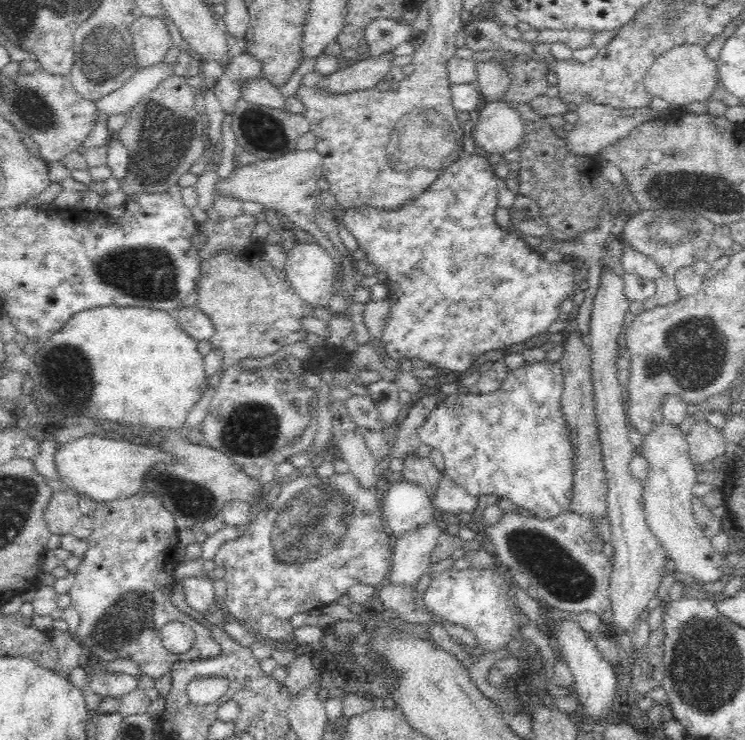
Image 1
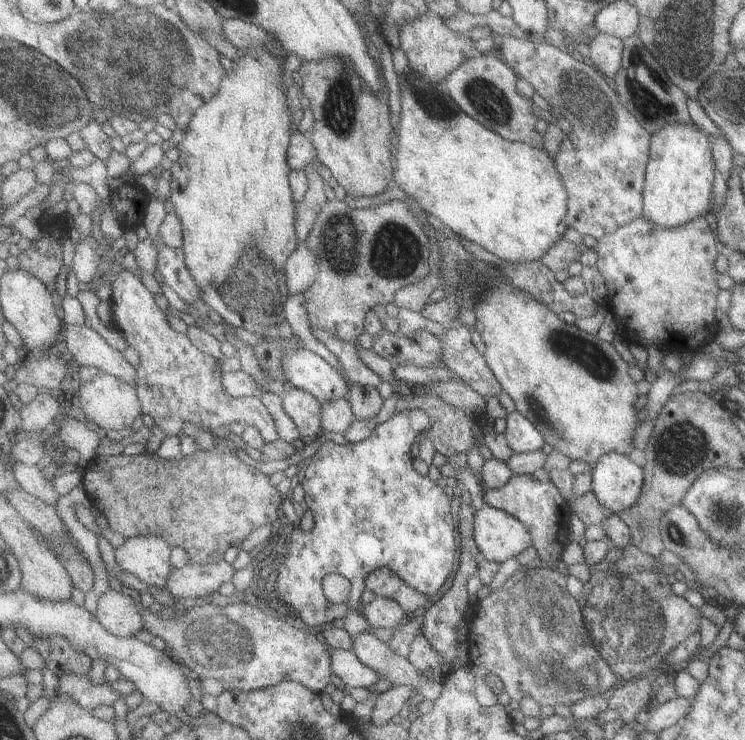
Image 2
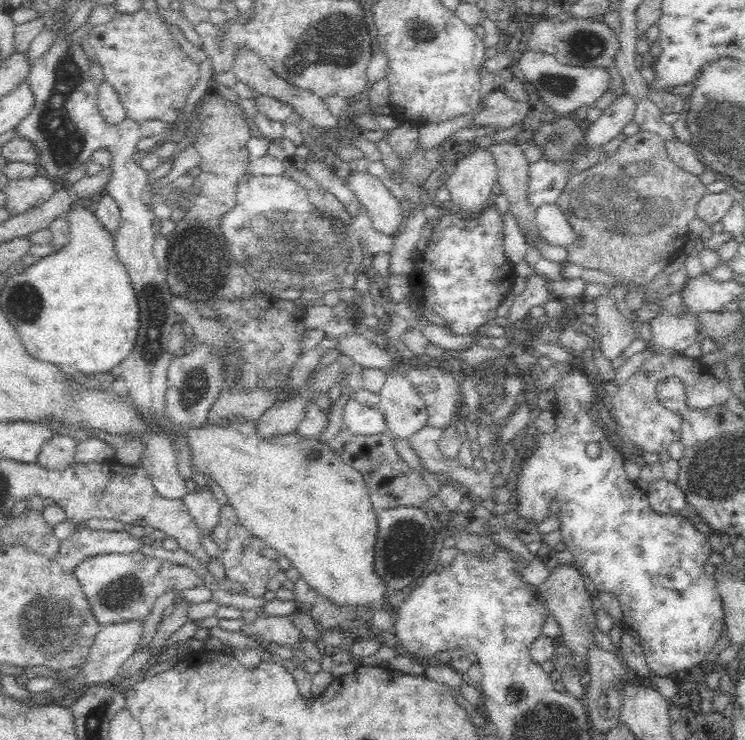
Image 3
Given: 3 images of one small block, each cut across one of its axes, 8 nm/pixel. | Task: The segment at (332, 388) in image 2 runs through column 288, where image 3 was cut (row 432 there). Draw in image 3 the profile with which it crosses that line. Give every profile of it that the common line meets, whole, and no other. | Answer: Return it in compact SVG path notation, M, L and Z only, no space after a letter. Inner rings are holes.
M352 396L344 408L342 408L342 420L344 428L348 428L354 436L370 436L370 434L384 434L388 432L386 428L386 418L380 412L380 408L368 408Z

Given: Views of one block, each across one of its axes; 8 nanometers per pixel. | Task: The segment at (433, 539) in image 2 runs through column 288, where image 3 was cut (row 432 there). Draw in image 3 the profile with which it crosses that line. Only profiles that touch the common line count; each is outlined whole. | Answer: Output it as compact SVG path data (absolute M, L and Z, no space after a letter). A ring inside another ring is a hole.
M572 368L556 386L554 414L558 430L552 434L538 434L538 450L526 456L524 468L520 472L516 496L520 500L520 514L536 524L544 522L552 512L548 504L556 498L560 500L560 518L562 518L562 542L576 558L578 572L588 580L592 592L614 594L622 606L624 624L630 626L642 640L642 650L648 662L648 668L656 676L670 676L674 680L688 678L692 668L700 668L706 656L716 648L718 638L724 628L724 604L718 590L716 576L708 576L704 566L712 554L710 538L700 534L694 528L694 522L682 518L680 514L660 516L656 514L646 500L646 492L638 488L624 472L624 456L620 446L606 440L604 430L594 426L588 418L588 406L596 402L596 384L588 380L582 368ZM596 442L600 454L592 458L588 454L588 444Z

